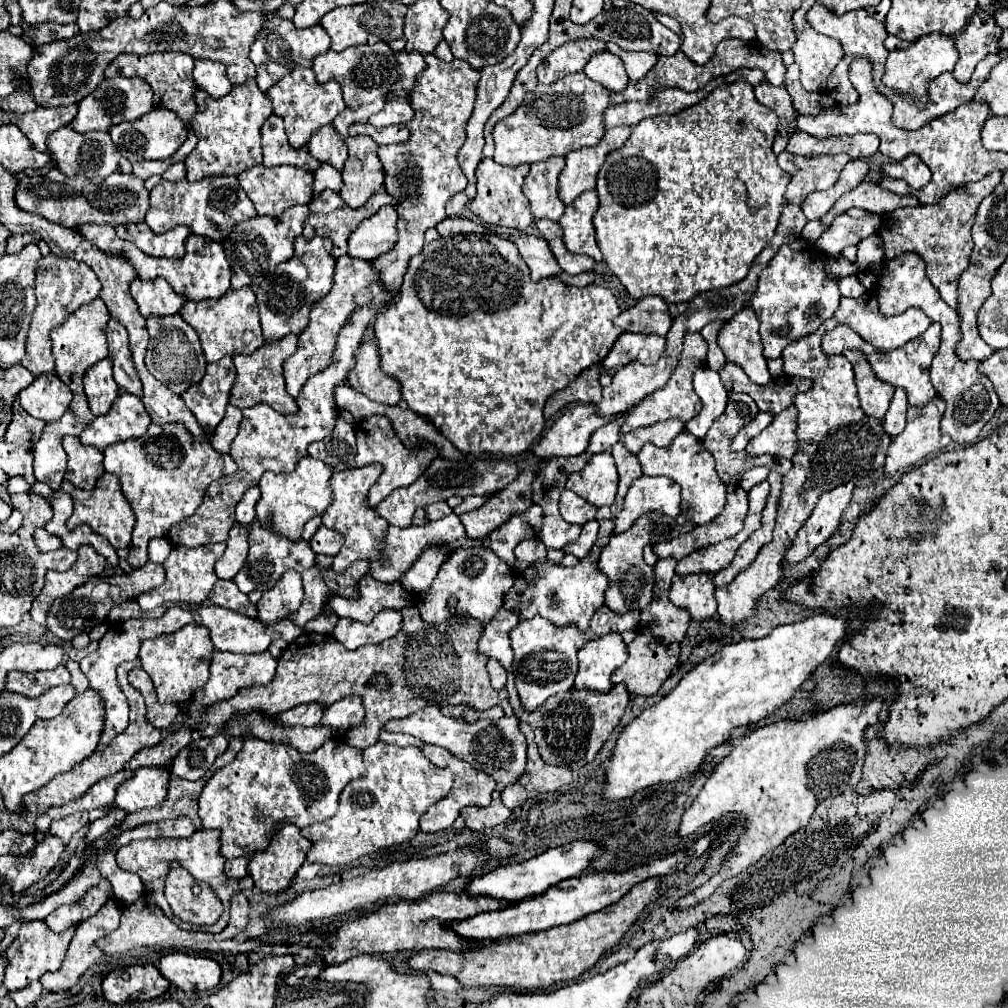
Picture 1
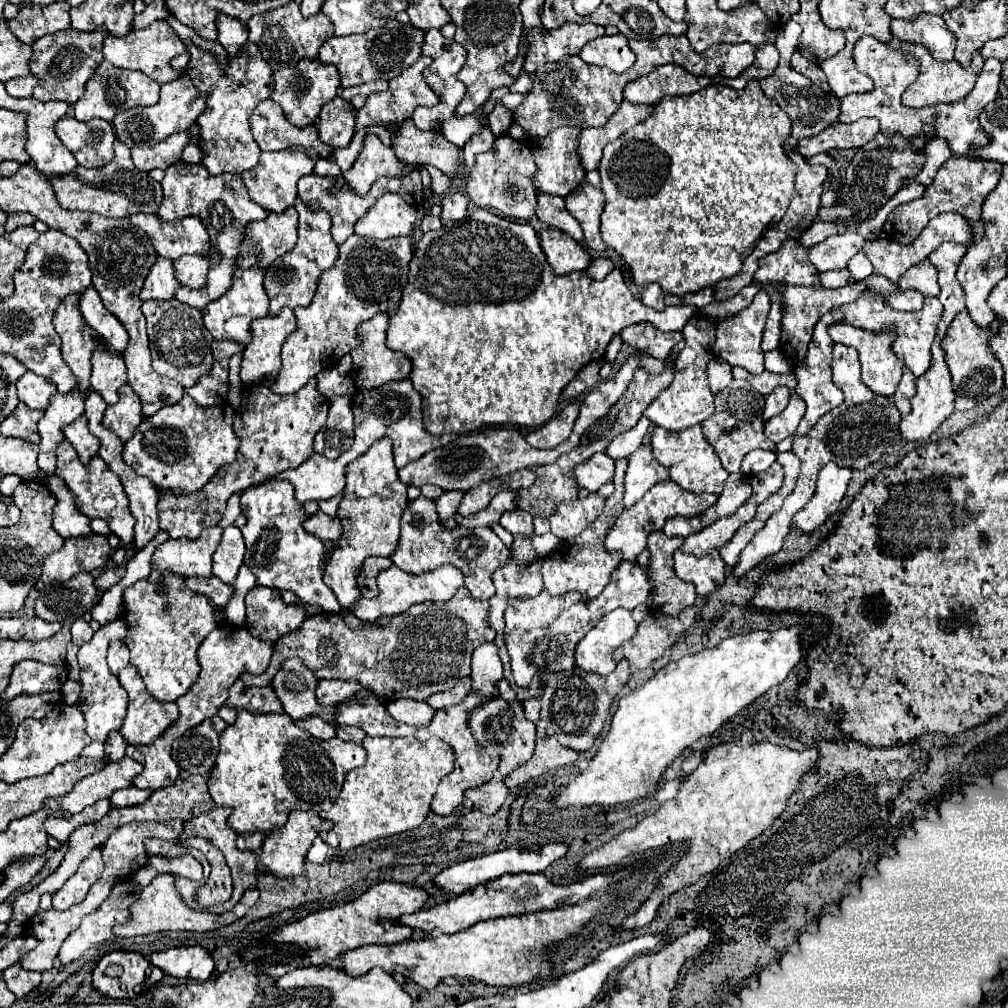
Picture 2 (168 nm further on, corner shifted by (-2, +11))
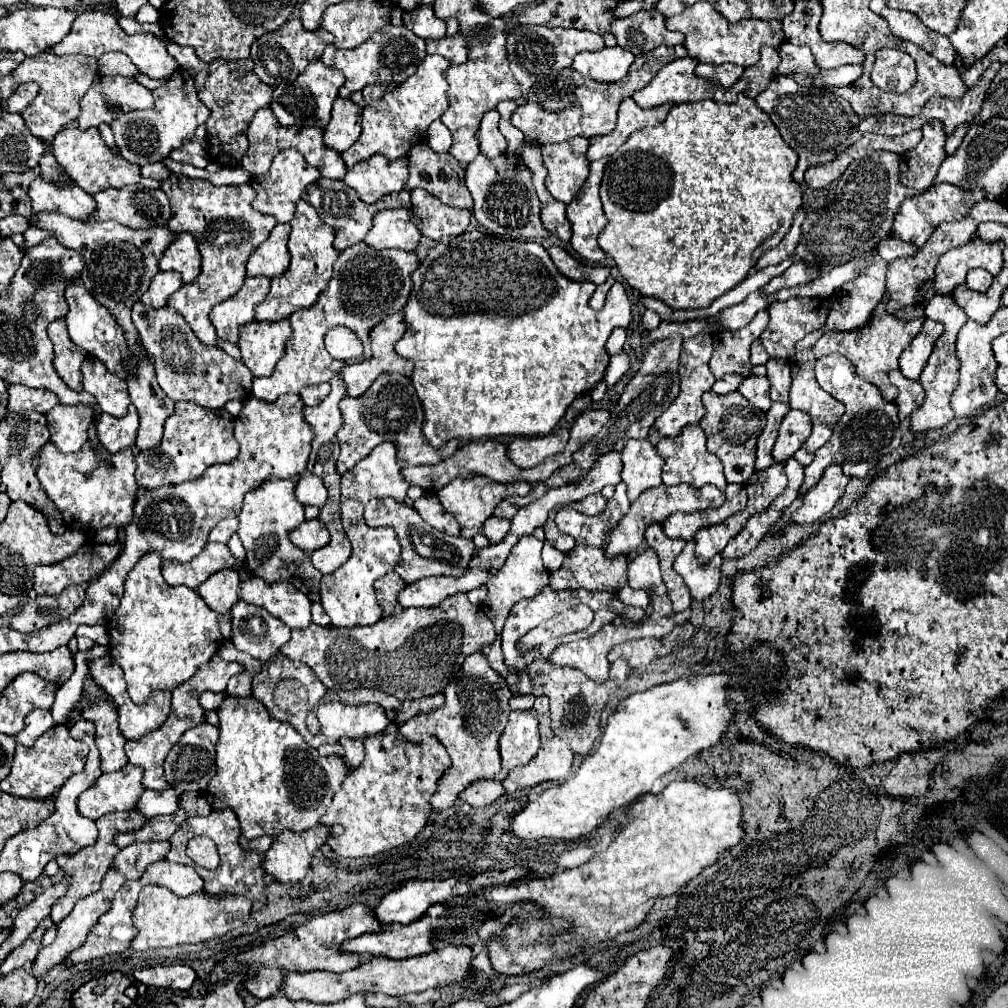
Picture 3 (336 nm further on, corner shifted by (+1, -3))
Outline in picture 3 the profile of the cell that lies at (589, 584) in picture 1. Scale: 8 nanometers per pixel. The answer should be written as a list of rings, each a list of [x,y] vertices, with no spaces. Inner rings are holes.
[[[623,482],[617,484],[615,496],[607,500],[607,506],[601,514],[597,516],[585,516],[573,510],[571,506],[563,506],[557,512],[557,526],[571,534],[577,544],[571,552],[565,554],[565,562],[561,564],[559,570],[551,572],[551,582],[549,586],[553,590],[575,590],[575,588],[585,588],[585,590],[607,590],[607,592],[619,592],[627,584],[627,558],[625,556],[615,556],[607,558],[605,548],[607,548],[607,536],[609,532],[617,526],[617,522],[623,518],[623,514],[629,510],[629,498],[627,498],[627,486]]]

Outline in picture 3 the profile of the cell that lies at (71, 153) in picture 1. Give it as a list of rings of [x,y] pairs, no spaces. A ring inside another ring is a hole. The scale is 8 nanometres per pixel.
[[[67,126],[57,132],[53,140],[53,154],[57,162],[65,168],[65,172],[81,186],[87,194],[95,194],[105,188],[123,188],[129,184],[137,184],[141,180],[139,166],[127,162],[123,156],[115,154],[101,138],[97,128],[79,130],[77,126]]]

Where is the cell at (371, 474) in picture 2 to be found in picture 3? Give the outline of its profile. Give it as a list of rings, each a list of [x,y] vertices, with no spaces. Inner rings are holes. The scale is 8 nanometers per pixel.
[[[383,442],[373,452],[363,458],[355,468],[341,476],[341,520],[343,530],[353,546],[351,558],[337,568],[333,574],[323,576],[321,580],[321,604],[333,626],[353,628],[353,626],[371,626],[381,618],[381,608],[375,598],[373,582],[395,568],[399,562],[401,546],[391,528],[369,528],[363,520],[363,508],[371,498],[395,498],[397,502],[405,500],[409,484],[403,480],[401,466],[397,464],[397,448],[393,442]]]

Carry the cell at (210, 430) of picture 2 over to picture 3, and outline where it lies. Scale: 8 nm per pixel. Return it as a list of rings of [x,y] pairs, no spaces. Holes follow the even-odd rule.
[[[175,402],[175,412],[165,420],[165,434],[155,450],[141,452],[135,448],[137,482],[141,488],[157,488],[165,484],[181,484],[199,478],[213,464],[227,464],[239,452],[233,436],[233,416],[221,408],[203,408],[191,402]]]

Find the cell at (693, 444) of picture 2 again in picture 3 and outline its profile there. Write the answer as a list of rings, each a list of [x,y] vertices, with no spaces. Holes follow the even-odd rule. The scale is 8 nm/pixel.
[[[699,424],[683,428],[681,436],[661,438],[661,442],[657,444],[657,450],[659,450],[659,454],[665,460],[665,466],[663,466],[663,484],[673,486],[673,484],[685,482],[685,484],[691,484],[695,488],[701,488],[705,484],[713,484],[719,490],[725,490],[727,480],[723,476],[723,464],[717,460],[717,456],[713,456],[711,452],[707,452],[707,448],[705,448],[705,432],[699,428]]]

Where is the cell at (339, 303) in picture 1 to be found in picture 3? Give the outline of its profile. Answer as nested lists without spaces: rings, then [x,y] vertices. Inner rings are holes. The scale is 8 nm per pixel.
[[[359,242],[339,254],[333,278],[321,292],[319,300],[311,308],[303,308],[291,314],[289,320],[293,326],[293,338],[287,342],[285,356],[277,362],[271,376],[253,380],[253,396],[273,402],[281,394],[299,394],[299,390],[305,386],[329,382],[345,366],[345,362],[331,358],[325,350],[325,332],[333,326],[347,326],[363,340],[365,346],[369,346],[371,328],[385,320],[389,314],[405,308],[409,292],[413,288],[411,274],[415,272],[415,268],[419,268],[417,254],[405,250],[375,250],[365,242]]]

